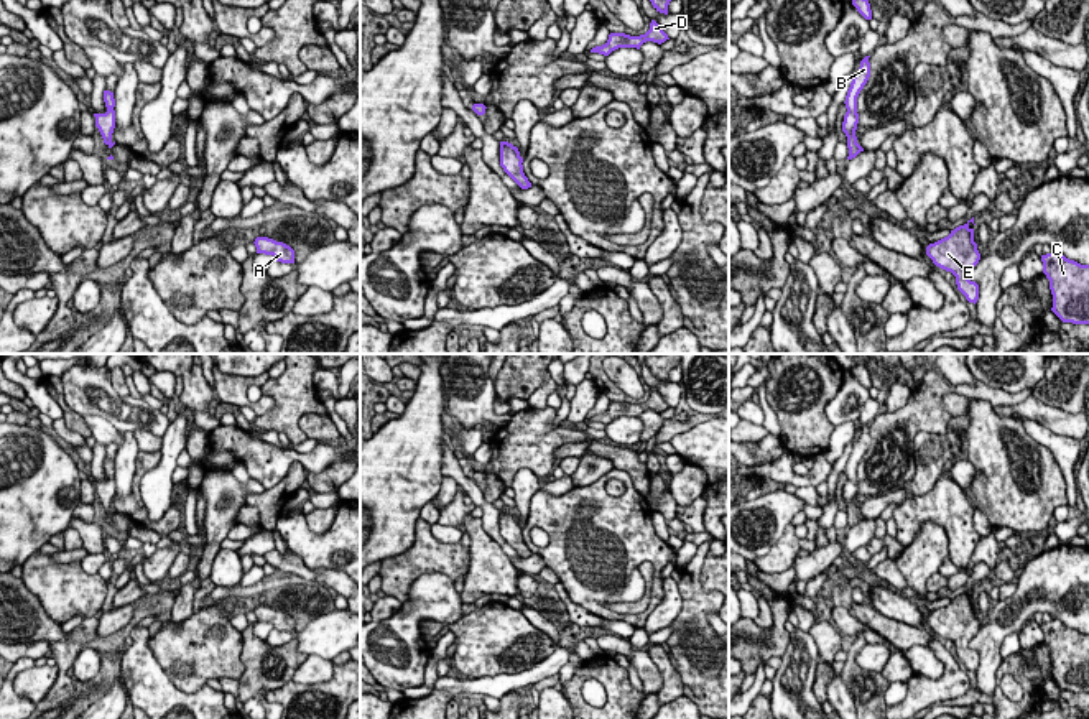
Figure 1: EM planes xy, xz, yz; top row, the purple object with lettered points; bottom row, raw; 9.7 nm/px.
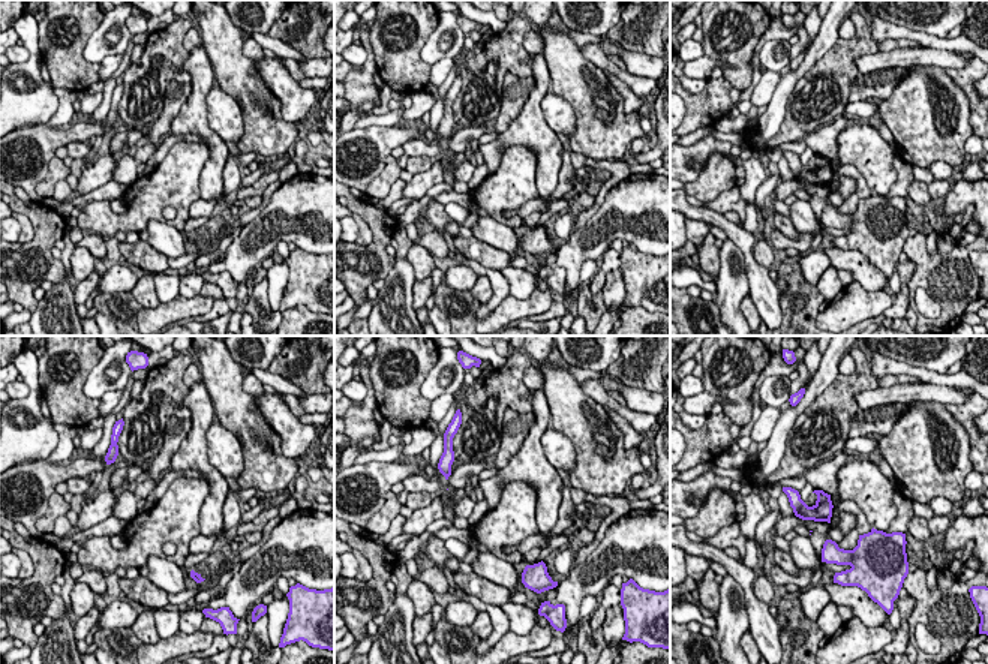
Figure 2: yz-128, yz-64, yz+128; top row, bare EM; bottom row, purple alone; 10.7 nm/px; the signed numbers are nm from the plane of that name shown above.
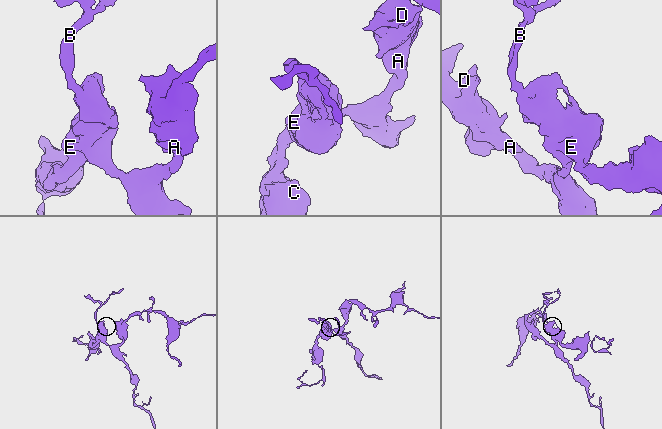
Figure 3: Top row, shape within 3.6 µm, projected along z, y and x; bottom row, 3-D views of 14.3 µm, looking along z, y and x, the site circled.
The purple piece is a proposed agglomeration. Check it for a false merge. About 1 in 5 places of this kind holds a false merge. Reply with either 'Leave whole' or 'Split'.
Leave whole

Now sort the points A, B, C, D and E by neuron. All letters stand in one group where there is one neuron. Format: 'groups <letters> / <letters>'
groups A B C D E

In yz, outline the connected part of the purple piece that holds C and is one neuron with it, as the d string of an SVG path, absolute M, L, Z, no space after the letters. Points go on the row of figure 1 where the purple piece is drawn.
M1058 250L1041 255L1041 262L1053 295L1051 311L1063 322L1089 324L1089 265L1069 260Z

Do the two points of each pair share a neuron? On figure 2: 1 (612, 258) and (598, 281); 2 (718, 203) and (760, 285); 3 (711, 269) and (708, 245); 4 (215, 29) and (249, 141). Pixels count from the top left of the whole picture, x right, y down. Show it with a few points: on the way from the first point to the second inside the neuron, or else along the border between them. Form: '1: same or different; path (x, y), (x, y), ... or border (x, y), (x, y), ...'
1: same; path (609, 264), (601, 275)
2: different; border (706, 207), (723, 215)
3: same; path (709, 263), (708, 251)
4: same; path (227, 57), (236, 75), (248, 87), (252, 113)

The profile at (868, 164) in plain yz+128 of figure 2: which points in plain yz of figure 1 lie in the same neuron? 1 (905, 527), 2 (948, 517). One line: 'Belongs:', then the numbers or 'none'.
Belongs: 1, 2

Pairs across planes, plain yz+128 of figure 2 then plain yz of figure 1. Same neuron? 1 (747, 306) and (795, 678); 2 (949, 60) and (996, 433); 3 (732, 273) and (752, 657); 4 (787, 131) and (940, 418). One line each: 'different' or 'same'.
1: different
2: different
3: different
4: same

